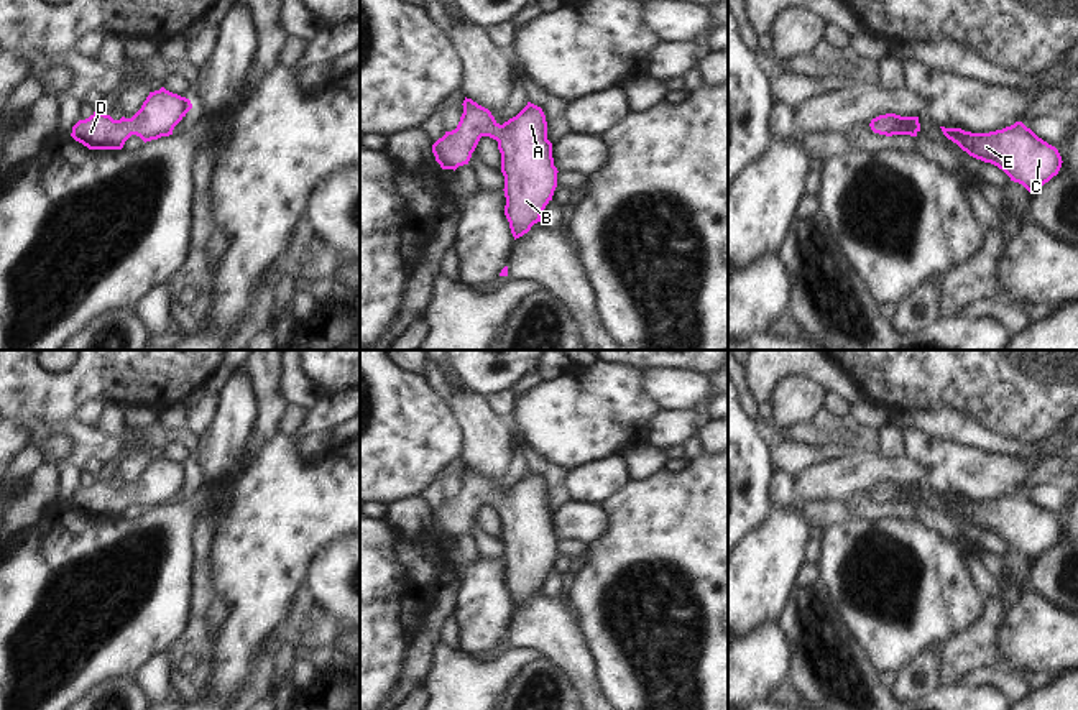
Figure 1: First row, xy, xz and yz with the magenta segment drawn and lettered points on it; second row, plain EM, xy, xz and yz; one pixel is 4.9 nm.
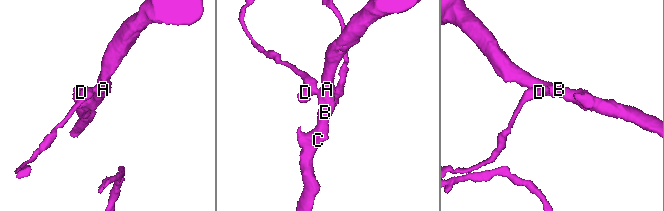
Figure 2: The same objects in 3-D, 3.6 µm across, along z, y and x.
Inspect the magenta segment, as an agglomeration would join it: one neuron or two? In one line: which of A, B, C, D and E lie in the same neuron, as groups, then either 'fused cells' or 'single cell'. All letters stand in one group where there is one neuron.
A B C D E; single cell

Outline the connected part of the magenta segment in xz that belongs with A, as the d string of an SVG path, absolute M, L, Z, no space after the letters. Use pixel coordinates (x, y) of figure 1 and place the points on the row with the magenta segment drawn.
M465 97L462 105L457 128L432 145L435 161L442 169L455 171L468 164L481 136L496 140L504 176L504 215L516 240L541 222L557 187L559 171L547 140L546 115L541 107L527 102L516 117L500 125L488 108L472 99Z

